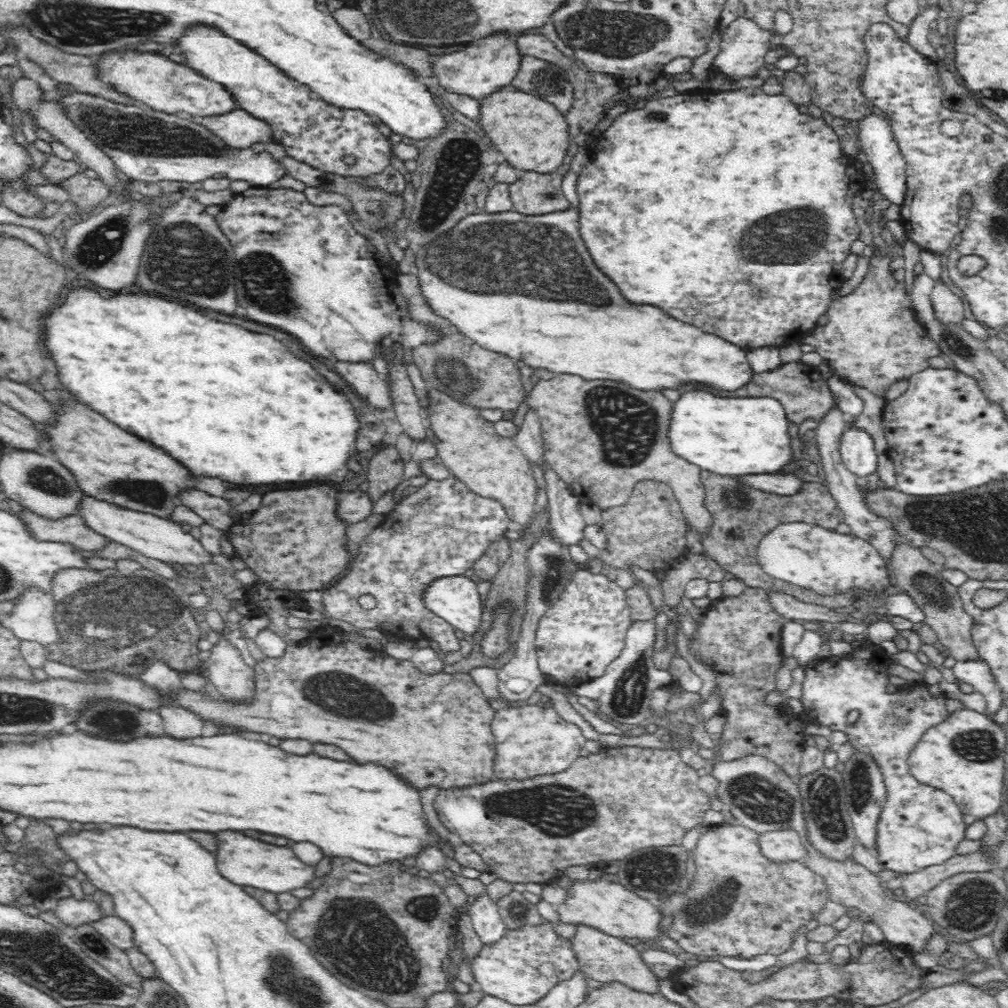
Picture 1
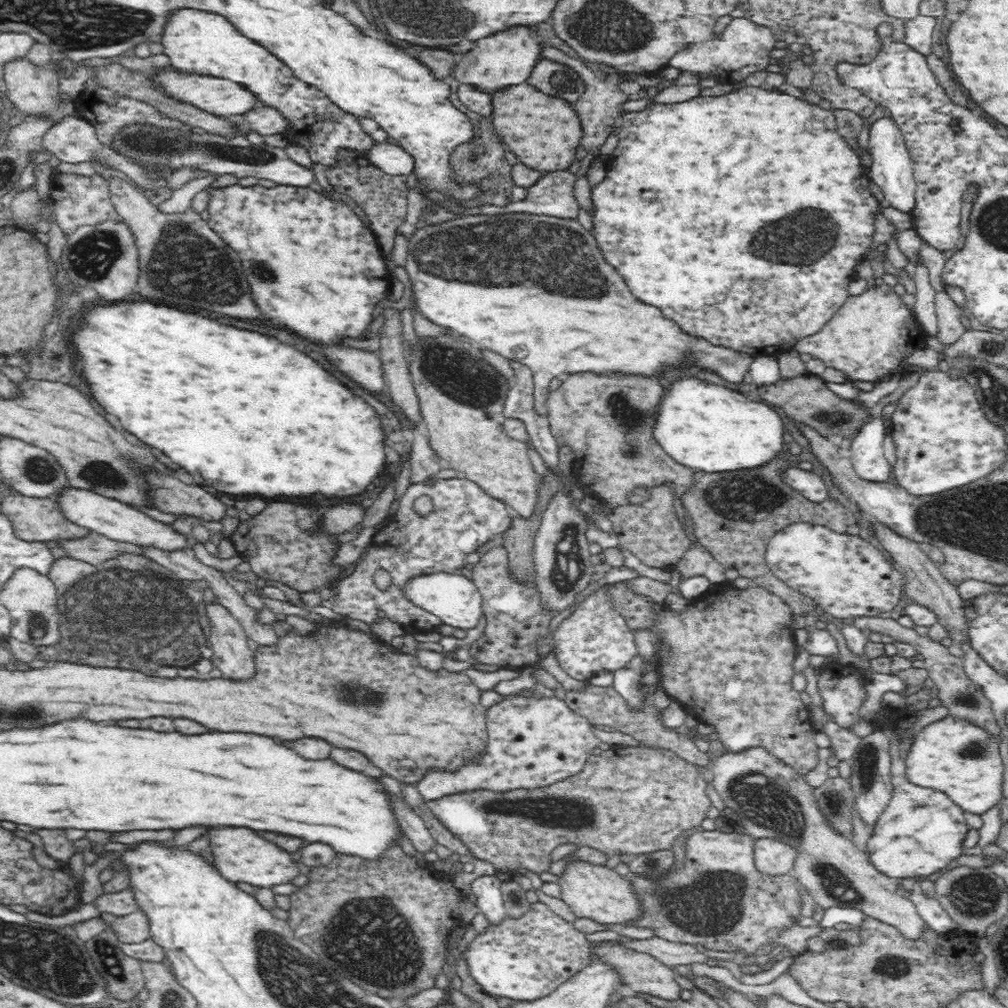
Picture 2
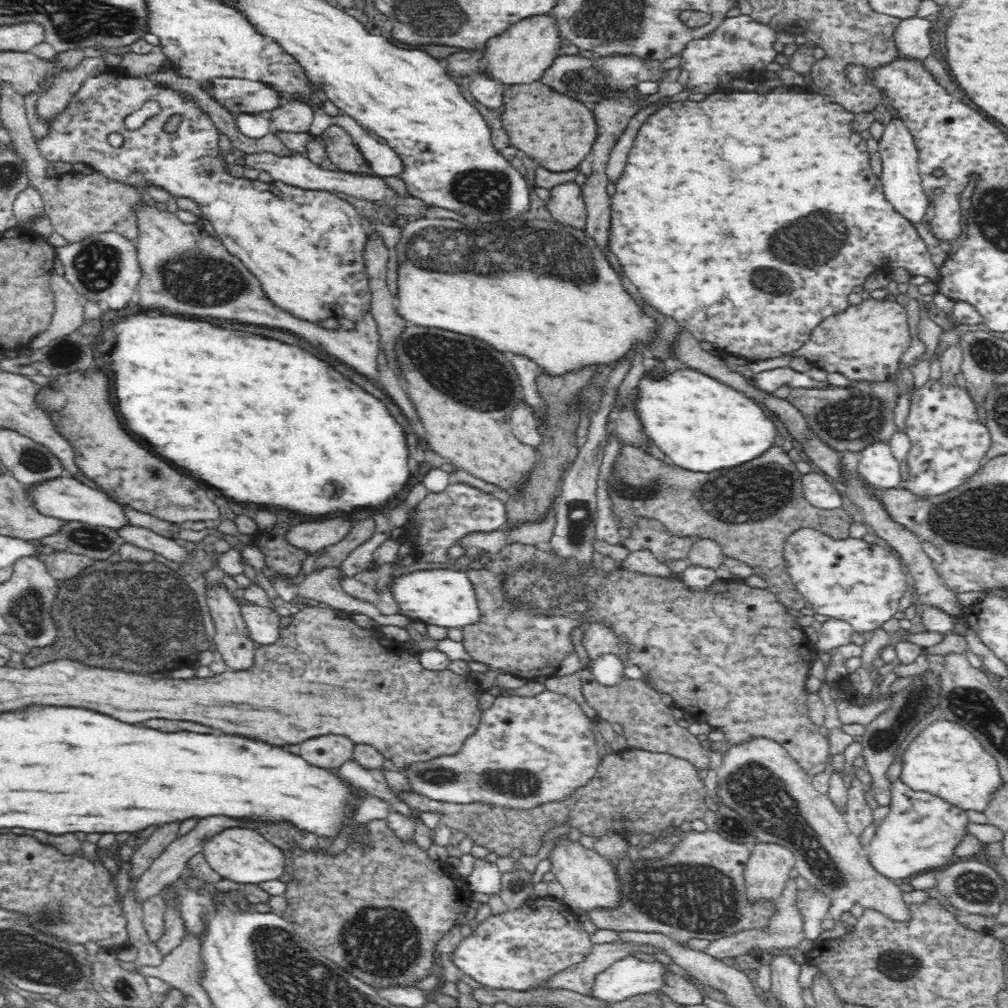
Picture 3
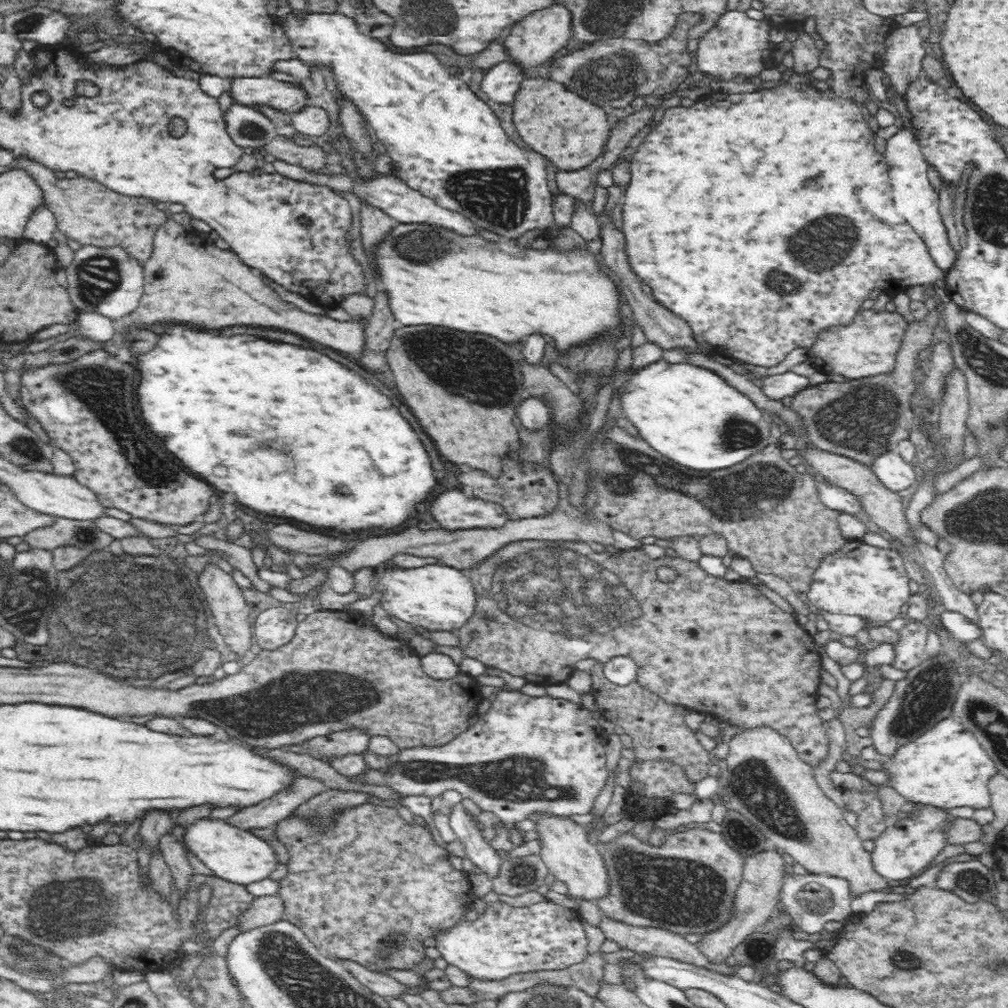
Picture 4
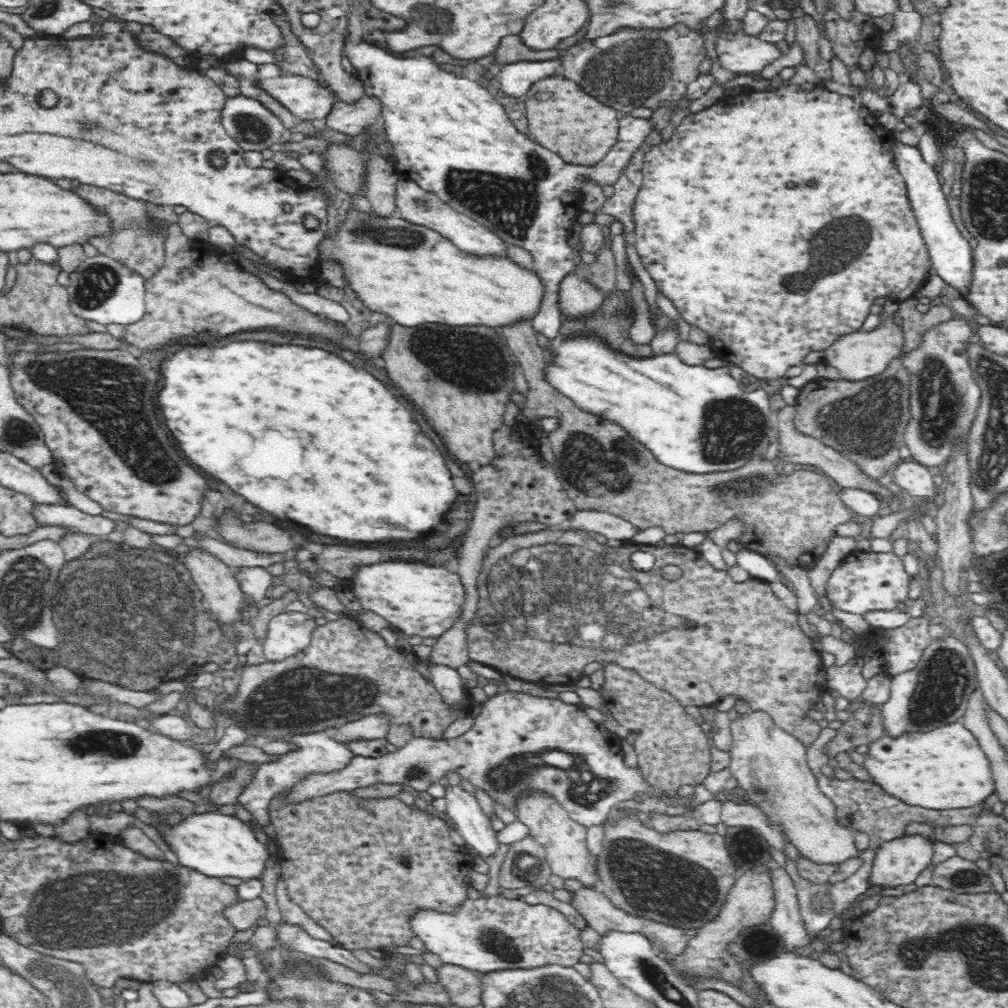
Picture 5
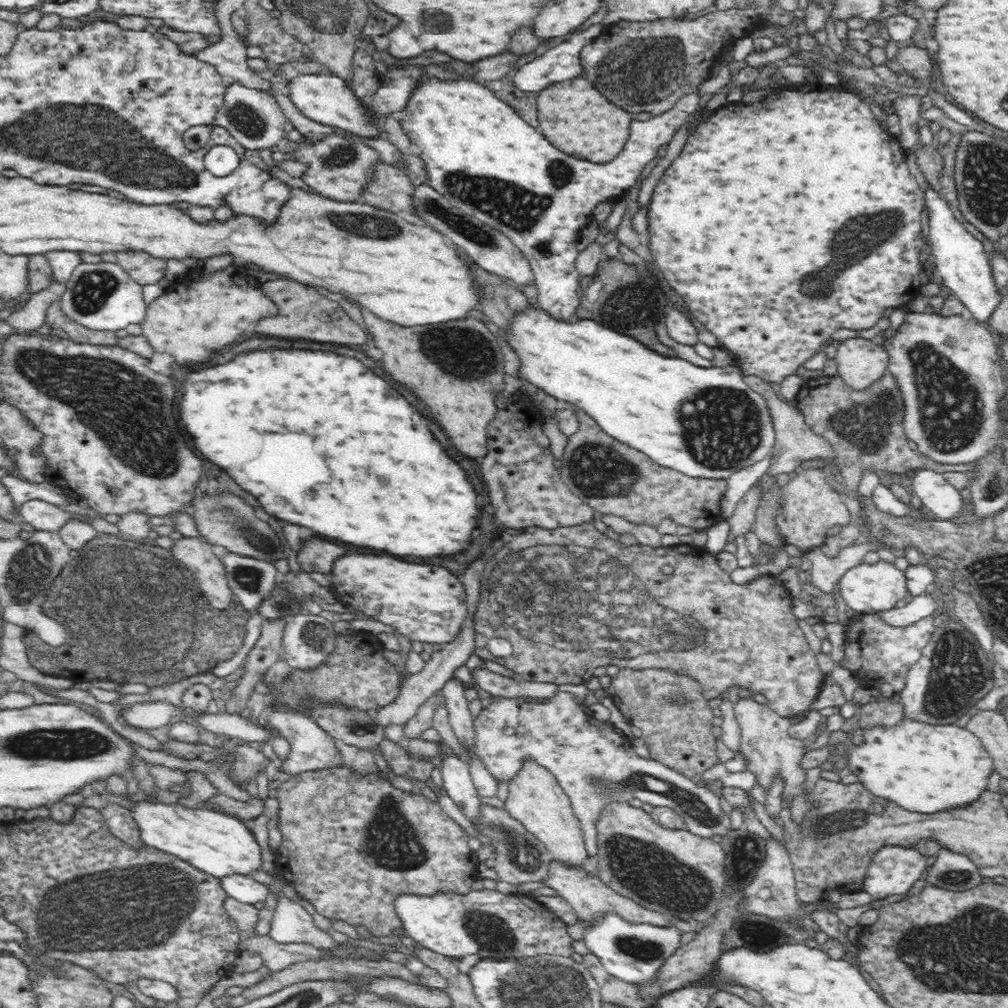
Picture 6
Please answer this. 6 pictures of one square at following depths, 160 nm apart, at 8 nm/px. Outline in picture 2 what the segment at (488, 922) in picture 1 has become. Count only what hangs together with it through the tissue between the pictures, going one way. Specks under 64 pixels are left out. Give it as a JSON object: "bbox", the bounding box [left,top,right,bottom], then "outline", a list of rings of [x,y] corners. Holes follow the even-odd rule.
{"bbox":[471,875,507,926],"outline":[[[495,875],[478,876],[472,882],[471,893],[476,896],[478,910],[491,926],[498,926],[507,917],[501,893],[502,882]]]}

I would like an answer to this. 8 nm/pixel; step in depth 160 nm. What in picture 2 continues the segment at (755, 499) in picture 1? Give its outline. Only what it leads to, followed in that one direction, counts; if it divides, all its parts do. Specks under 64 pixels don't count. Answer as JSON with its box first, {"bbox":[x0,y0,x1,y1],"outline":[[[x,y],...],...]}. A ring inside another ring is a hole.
{"bbox":[684,460,855,615],"outline":[[[776,460],[768,464],[766,468],[756,468],[756,470],[740,470],[740,472],[726,472],[722,474],[704,474],[695,471],[696,486],[684,495],[684,507],[686,508],[691,520],[694,522],[694,534],[700,546],[703,546],[724,568],[734,568],[740,576],[751,578],[752,586],[766,588],[766,592],[771,592],[776,596],[782,597],[788,603],[794,613],[801,615],[803,612],[818,610],[818,603],[810,596],[798,593],[784,580],[774,576],[767,568],[763,557],[765,544],[768,539],[780,529],[784,529],[789,524],[795,522],[811,522],[832,529],[839,533],[846,533],[851,524],[855,524],[855,517],[852,511],[837,502],[836,499],[824,499],[816,502],[807,499],[799,492],[794,492],[781,482],[778,472],[786,466],[782,466],[784,460]]]}

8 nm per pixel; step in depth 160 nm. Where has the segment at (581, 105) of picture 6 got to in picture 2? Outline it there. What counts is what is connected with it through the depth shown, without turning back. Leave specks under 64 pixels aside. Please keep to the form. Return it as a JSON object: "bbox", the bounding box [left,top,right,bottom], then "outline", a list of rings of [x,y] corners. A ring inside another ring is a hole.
{"bbox":[490,84,580,173],"outline":[[[516,84],[492,94],[490,118],[502,142],[518,158],[518,162],[526,164],[526,168],[548,173],[566,170],[566,166],[572,164],[580,140],[580,122],[566,102],[550,98],[528,84]]]}

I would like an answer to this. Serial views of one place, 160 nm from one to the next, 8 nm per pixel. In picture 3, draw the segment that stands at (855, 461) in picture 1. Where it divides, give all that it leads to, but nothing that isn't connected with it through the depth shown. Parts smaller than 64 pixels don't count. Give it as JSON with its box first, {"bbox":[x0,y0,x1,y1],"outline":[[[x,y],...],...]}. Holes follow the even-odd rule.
{"bbox":[857,439,903,489],"outline":[[[876,439],[859,450],[857,474],[872,487],[881,489],[903,485],[900,463],[894,458],[889,441]]]}

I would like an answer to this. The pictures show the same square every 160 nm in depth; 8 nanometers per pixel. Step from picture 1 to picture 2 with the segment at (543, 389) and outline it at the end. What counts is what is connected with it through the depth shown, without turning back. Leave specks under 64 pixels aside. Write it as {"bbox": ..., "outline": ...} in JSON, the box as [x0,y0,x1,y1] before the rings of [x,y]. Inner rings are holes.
{"bbox":[547,374,696,507],"outline":[[[573,374],[560,377],[562,384],[556,390],[547,392],[547,423],[557,447],[568,446],[574,456],[574,480],[586,496],[603,499],[609,507],[629,503],[629,497],[637,488],[653,487],[664,482],[672,486],[686,486],[687,491],[696,486],[696,473],[693,468],[686,468],[672,460],[662,445],[654,438],[658,408],[664,398],[662,386],[658,380],[638,380],[636,376],[594,376],[594,374]]]}

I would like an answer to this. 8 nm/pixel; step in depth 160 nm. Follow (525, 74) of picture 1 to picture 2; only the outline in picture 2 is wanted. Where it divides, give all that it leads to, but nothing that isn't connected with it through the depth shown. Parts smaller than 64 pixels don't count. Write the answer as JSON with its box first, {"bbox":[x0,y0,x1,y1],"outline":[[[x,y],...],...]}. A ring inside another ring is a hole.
{"bbox":[526,59,582,102],"outline":[[[538,59],[532,67],[526,84],[534,86],[536,90],[548,96],[556,96],[566,102],[576,102],[578,96],[582,94],[582,84],[576,76],[577,74],[566,66],[551,60]]]}

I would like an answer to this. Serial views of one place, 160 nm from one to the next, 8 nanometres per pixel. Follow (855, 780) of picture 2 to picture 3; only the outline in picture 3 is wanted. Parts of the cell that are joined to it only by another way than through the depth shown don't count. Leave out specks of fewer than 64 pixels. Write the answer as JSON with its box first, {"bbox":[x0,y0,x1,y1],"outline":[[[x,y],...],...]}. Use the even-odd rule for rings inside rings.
{"bbox":[860,671,940,808],"outline":[[[932,671],[924,674],[922,681],[914,681],[910,686],[896,693],[892,700],[891,708],[880,714],[873,722],[866,726],[865,733],[860,740],[862,758],[864,758],[864,769],[870,774],[870,788],[867,790],[872,794],[874,802],[882,808],[888,806],[891,801],[891,783],[886,774],[895,761],[895,752],[902,741],[926,714],[932,712],[939,704],[938,692],[940,692],[940,681]]]}

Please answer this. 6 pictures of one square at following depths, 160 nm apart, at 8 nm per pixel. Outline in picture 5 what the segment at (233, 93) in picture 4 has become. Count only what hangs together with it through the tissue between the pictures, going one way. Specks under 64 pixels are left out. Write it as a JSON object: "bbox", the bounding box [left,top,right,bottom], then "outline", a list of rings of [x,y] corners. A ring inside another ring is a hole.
{"bbox":[255,74,335,123],"outline":[[[286,74],[278,78],[255,77],[255,84],[268,96],[274,97],[299,120],[320,123],[335,98],[327,85],[304,76]]]}

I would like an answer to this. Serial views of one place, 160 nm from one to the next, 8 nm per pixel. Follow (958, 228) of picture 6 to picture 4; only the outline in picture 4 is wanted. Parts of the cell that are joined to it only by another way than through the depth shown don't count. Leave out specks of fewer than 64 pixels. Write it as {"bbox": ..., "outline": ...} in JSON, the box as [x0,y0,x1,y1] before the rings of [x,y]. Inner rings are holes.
{"bbox":[883,127,957,274],"outline":[[[902,127],[894,136],[888,138],[885,149],[883,160],[886,161],[888,168],[894,208],[899,216],[921,236],[934,261],[946,274],[957,253],[950,245],[946,227],[939,212],[939,196],[927,177],[928,166],[924,161],[918,140],[911,128]]]}

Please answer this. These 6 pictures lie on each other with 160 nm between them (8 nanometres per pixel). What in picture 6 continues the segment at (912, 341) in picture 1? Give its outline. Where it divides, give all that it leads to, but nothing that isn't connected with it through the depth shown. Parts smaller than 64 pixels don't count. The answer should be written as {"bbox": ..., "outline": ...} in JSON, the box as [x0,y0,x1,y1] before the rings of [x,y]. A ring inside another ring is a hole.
{"bbox":[836,338,889,390],"outline":[[[848,338],[836,346],[837,374],[854,390],[862,390],[876,382],[887,371],[889,356],[884,344],[874,344],[868,338]]]}

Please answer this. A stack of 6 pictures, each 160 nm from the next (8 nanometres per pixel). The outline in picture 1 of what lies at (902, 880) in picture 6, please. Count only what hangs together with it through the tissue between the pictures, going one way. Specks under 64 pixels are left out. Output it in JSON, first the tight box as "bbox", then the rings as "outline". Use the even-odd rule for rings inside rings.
{"bbox":[800,643,968,873],"outline":[[[870,643],[852,649],[845,657],[817,661],[805,667],[800,701],[818,725],[845,734],[855,752],[870,757],[878,767],[886,797],[877,824],[878,862],[883,868],[907,873],[953,857],[968,825],[946,792],[922,784],[909,771],[908,761],[915,744],[929,728],[950,716],[946,698],[916,696],[914,692],[888,694],[888,665],[888,655]],[[852,710],[858,710],[858,718],[850,724],[847,717]]]}

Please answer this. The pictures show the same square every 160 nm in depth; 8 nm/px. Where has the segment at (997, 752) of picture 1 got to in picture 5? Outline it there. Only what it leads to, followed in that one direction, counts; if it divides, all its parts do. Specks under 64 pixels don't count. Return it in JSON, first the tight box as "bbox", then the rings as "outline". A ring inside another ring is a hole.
{"bbox":[863,720,995,810],"outline":[[[961,720],[934,728],[926,734],[906,734],[900,738],[884,736],[869,745],[867,753],[864,754],[863,767],[873,778],[874,783],[908,804],[934,810],[974,807],[980,805],[980,802],[985,802],[986,798],[995,792],[989,759],[982,752],[976,738],[970,729],[966,730]]]}

